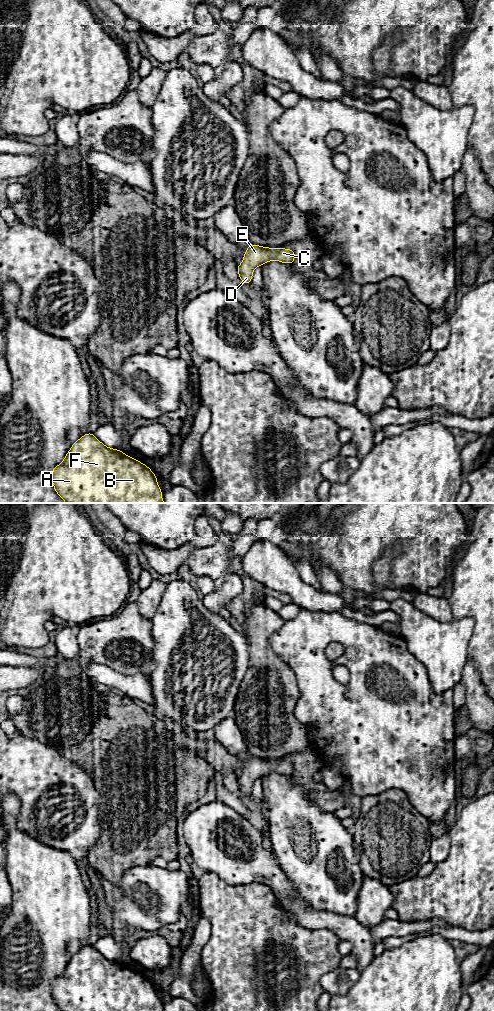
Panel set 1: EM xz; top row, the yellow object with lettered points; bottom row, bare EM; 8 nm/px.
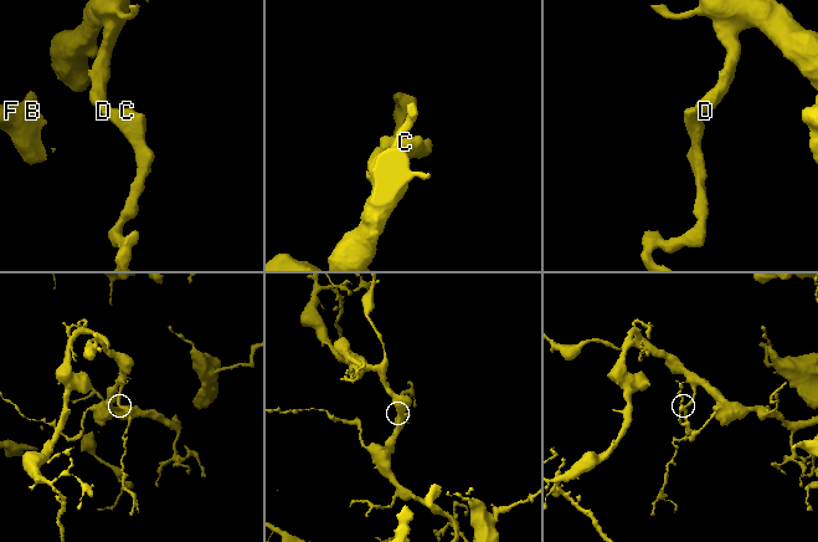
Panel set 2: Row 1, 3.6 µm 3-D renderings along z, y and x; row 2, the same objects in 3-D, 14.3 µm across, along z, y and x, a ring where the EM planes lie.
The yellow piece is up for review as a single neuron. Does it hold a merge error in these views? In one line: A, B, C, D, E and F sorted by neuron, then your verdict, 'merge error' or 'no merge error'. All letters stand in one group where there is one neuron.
A B C D E F | no merge error

